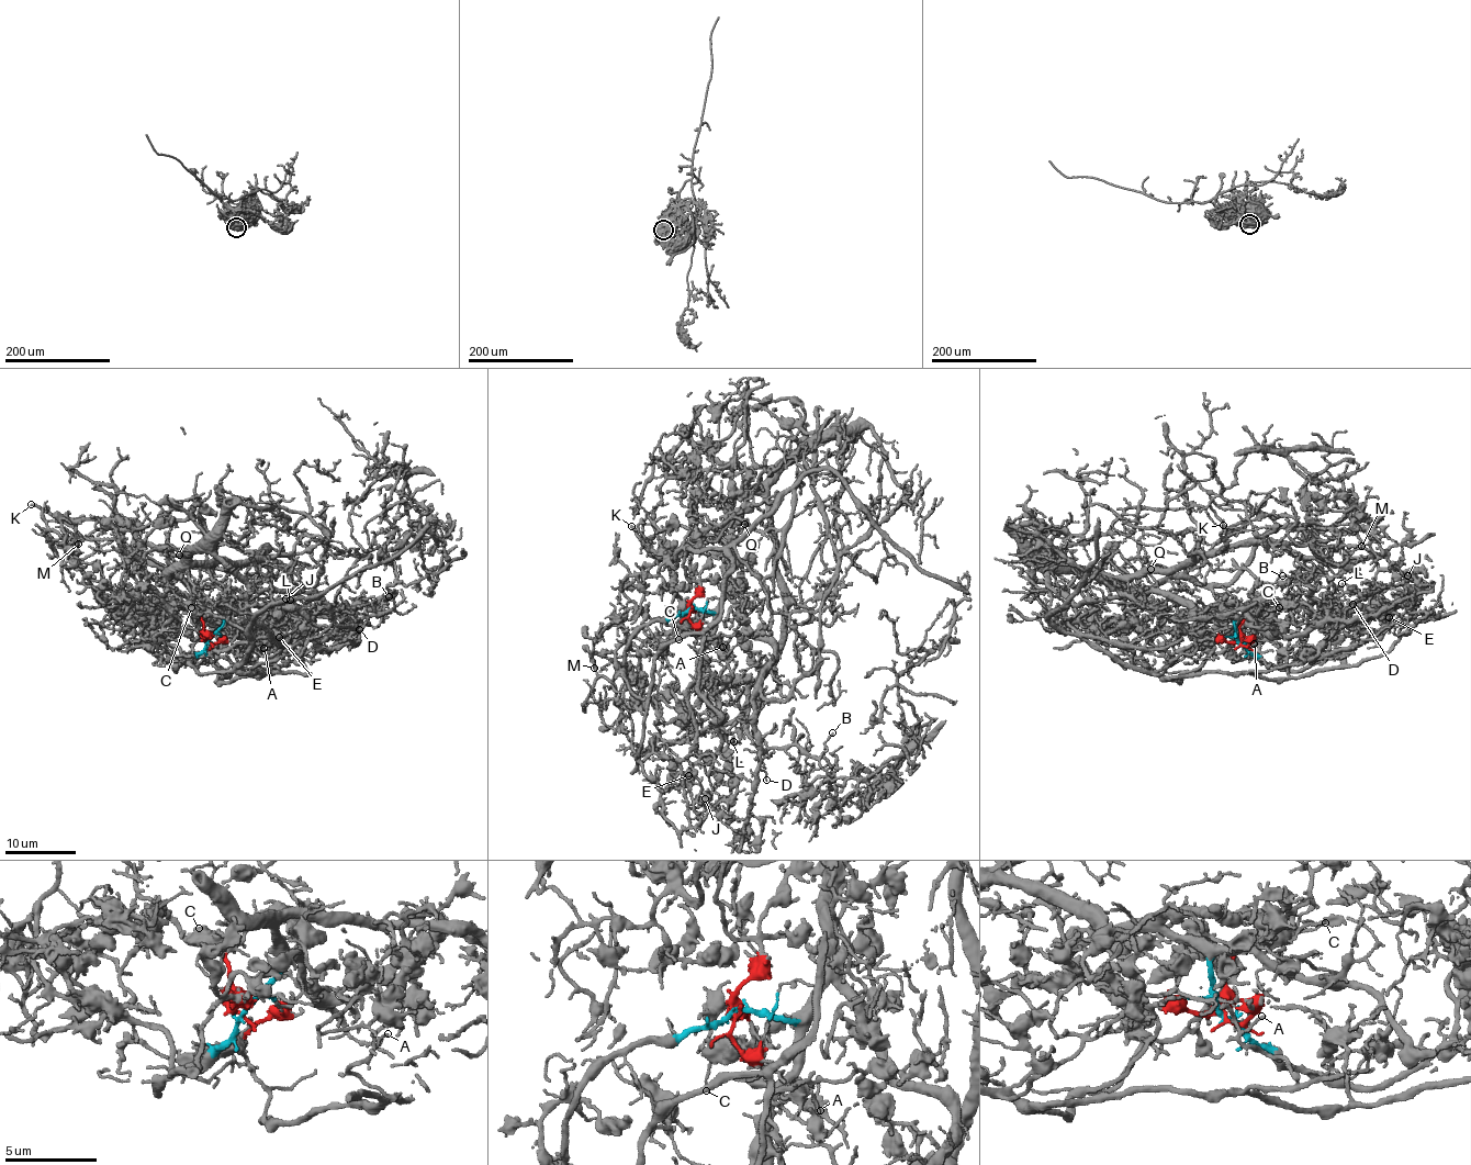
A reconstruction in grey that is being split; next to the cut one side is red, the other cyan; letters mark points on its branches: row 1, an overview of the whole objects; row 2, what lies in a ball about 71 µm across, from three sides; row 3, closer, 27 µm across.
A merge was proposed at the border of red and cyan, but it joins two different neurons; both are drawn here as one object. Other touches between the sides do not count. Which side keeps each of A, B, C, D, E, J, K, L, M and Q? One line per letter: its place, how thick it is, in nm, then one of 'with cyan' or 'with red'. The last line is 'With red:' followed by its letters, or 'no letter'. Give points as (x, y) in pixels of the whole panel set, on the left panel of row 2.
A: (264, 648) | 120 nm | with red
B: (389, 596) | 120 nm | with cyan
C: (191, 607) | 130 nm | with red
D: (359, 629) | 100 nm | with cyan
E: (279, 637) | 90 nm | with red
J: (285, 598) | 130 nm | with red
K: (31, 504) | 200 nm | with cyan
L: (290, 600) | 140 nm | with red
M: (78, 544) | 160 nm | with red
Q: (179, 555) | 70 nm | with cyan
With red: A, C, E, J, L, M

